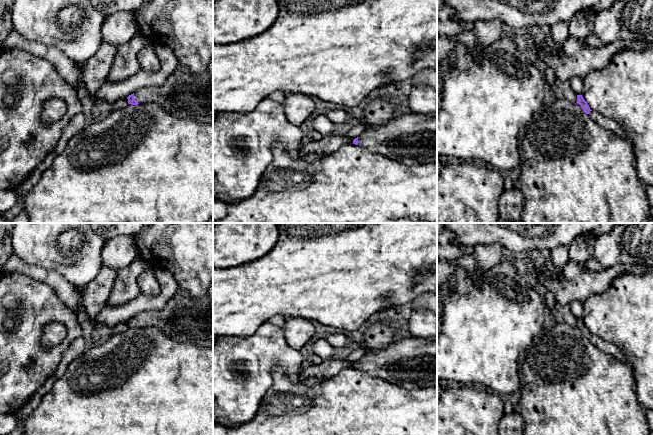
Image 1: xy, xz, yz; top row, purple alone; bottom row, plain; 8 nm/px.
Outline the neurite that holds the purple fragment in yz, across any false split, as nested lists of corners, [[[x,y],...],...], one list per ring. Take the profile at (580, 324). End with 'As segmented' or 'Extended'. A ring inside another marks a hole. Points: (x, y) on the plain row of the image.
[[[577,319],[576,327],[579,328],[583,335],[588,338],[599,350],[612,355],[624,363],[629,364],[628,358],[620,351],[616,345],[605,341],[601,337],[592,335],[582,319]]]. Extended

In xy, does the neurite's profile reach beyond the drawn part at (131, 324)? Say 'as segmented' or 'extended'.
extended

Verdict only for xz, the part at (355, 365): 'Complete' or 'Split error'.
Split error

